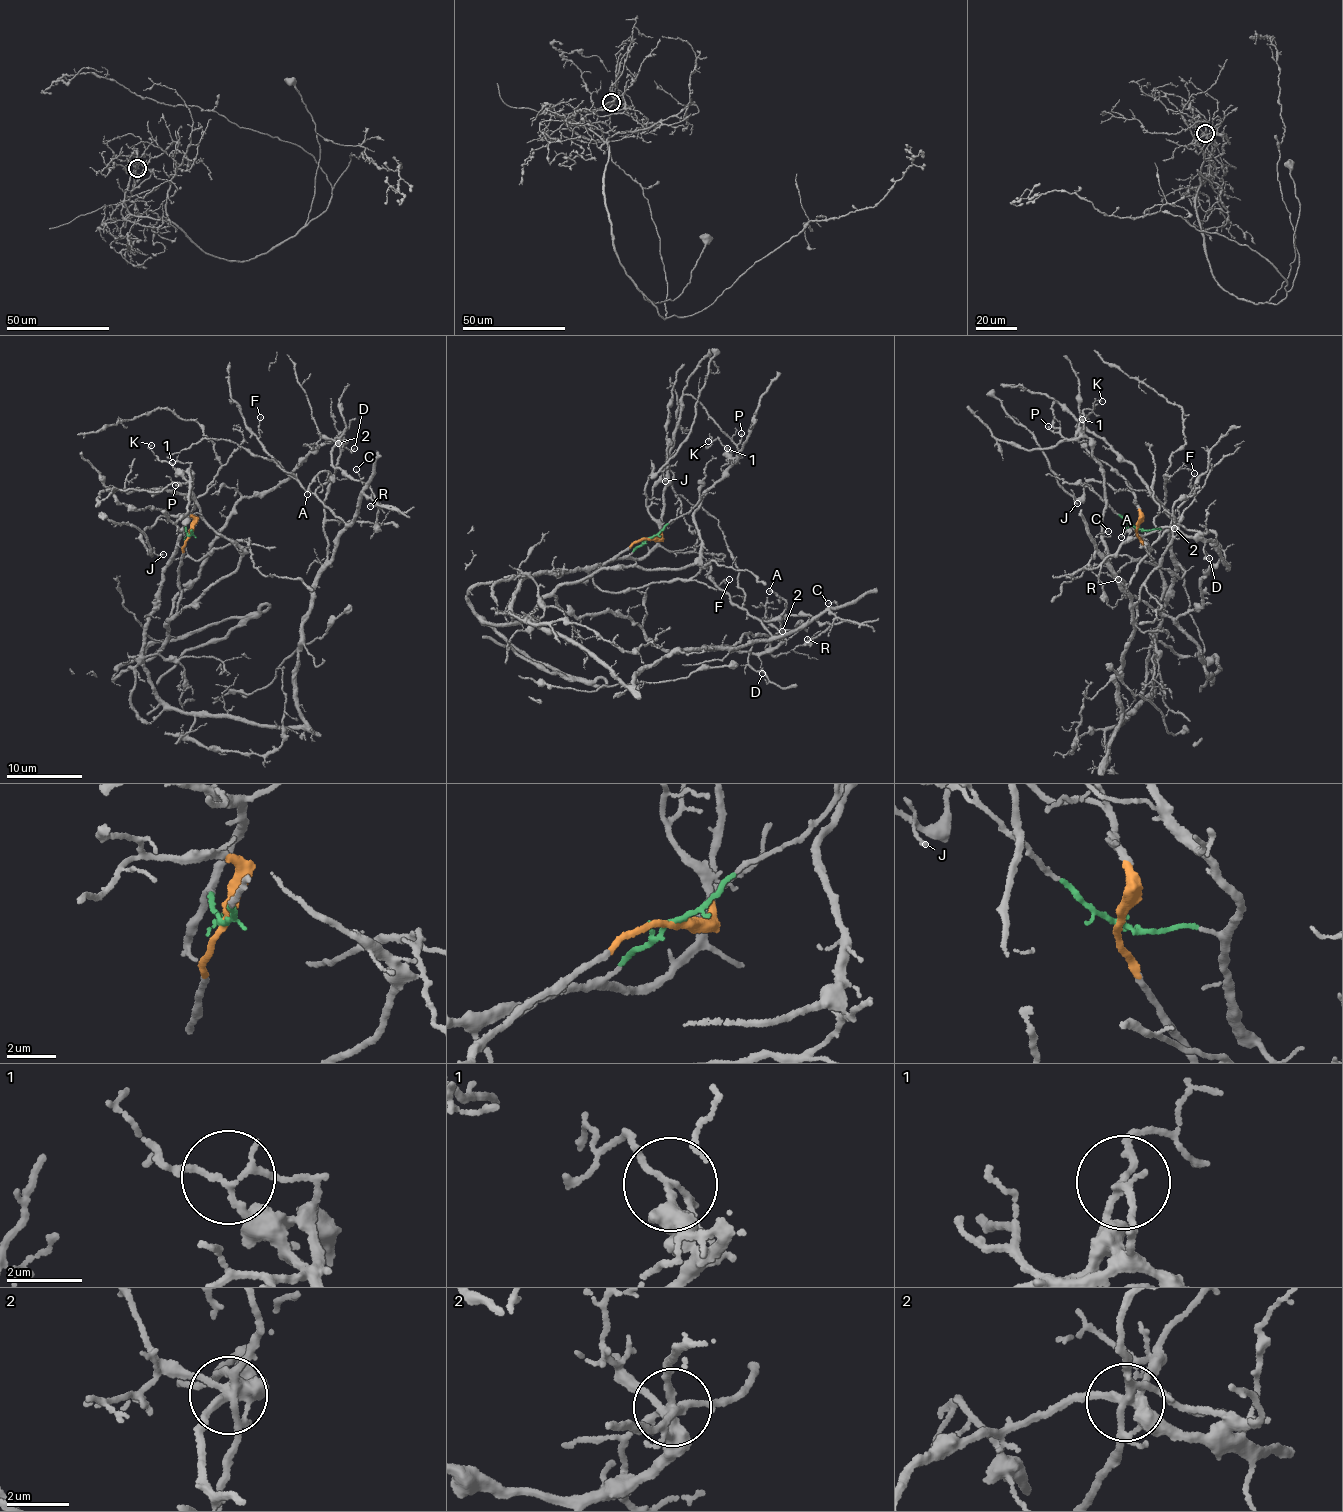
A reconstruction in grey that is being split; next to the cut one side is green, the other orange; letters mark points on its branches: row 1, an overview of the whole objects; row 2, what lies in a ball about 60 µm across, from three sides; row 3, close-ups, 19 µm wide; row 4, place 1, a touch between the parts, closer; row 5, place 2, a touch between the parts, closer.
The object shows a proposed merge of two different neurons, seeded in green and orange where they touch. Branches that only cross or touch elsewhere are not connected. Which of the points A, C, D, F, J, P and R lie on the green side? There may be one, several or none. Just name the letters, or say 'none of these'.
A, C, F, P

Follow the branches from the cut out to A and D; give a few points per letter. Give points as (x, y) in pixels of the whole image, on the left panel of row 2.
A: (189, 536), (147, 680), (297, 729), (345, 528), (329, 475), (308, 494)
D: (189, 536), (181, 596), (169, 618), (234, 504), (273, 488), (329, 443), (355, 447)

